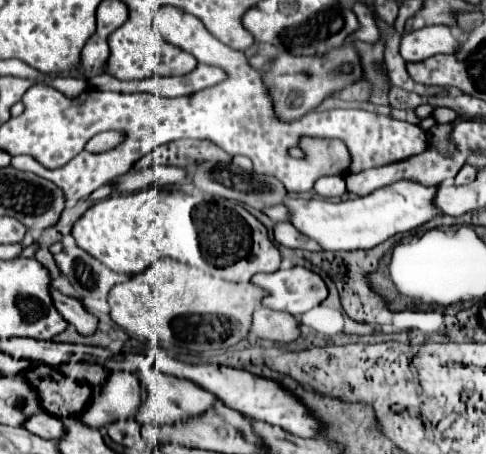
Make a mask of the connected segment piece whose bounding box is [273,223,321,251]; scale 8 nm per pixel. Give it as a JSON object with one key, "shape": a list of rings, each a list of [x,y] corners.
{"shape":[[[277,223],[273,227],[273,237],[279,245],[291,247],[291,249],[307,249],[307,251],[321,251],[321,247],[313,241],[307,239],[305,235],[301,235],[293,225],[289,223]]]}

